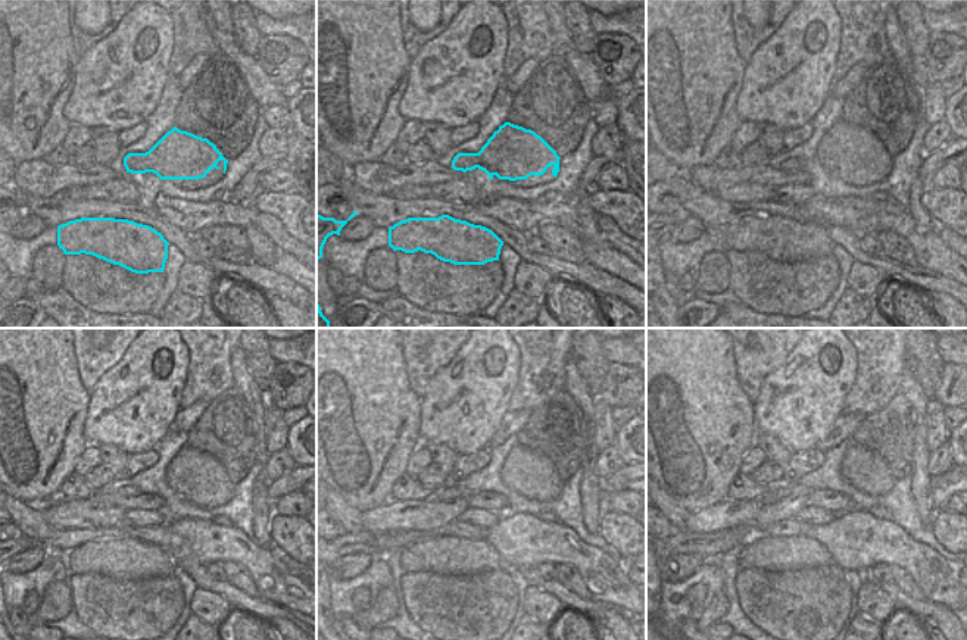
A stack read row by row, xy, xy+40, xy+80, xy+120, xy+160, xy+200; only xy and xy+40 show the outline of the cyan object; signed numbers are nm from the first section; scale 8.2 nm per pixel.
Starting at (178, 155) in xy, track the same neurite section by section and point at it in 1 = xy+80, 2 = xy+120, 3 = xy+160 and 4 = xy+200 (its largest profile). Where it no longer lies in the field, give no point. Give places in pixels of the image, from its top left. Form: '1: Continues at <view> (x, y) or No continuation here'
1: Continues at xy+80 (847, 150)
2: Continues at xy+120 (200, 478)
3: Continues at xy+160 (529, 473)
4: Continues at xy+200 (866, 470)

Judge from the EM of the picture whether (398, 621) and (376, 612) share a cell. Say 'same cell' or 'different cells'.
different cells

